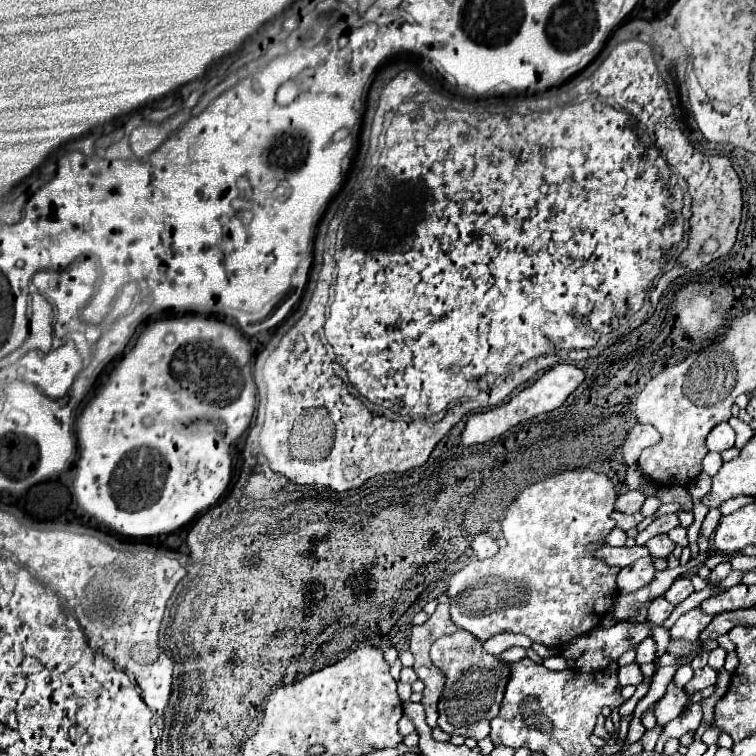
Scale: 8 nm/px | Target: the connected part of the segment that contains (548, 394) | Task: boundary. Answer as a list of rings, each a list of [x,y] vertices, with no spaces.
[[[557,364],[555,368],[547,370],[537,382],[533,382],[529,388],[521,390],[517,396],[513,396],[507,404],[499,406],[499,408],[493,408],[493,410],[487,410],[487,412],[479,412],[479,414],[473,414],[463,430],[463,436],[461,436],[461,444],[465,446],[471,446],[471,444],[483,444],[487,440],[493,440],[501,434],[505,434],[509,428],[529,420],[529,418],[535,418],[537,414],[543,414],[543,412],[551,412],[555,408],[559,408],[567,396],[585,380],[585,372],[581,368],[575,368],[573,364]]]

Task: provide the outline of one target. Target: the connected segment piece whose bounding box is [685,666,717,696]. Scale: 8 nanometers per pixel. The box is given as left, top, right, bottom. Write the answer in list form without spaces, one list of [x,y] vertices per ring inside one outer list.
[[[705,666],[701,670],[695,670],[695,676],[689,680],[685,690],[691,696],[695,690],[705,690],[705,688],[713,686],[715,682],[717,682],[717,672],[711,666]]]

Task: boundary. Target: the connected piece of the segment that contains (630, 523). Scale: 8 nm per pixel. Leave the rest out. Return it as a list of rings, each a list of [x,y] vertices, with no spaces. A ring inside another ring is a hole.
[[[617,512],[617,526],[619,528],[623,528],[623,530],[629,530],[629,528],[635,528],[641,520],[643,520],[643,516],[641,514],[631,514],[631,516],[627,516],[627,514],[621,514],[621,512]]]

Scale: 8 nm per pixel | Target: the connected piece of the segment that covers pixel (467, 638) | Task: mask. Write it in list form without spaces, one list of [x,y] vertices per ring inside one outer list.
[[[467,630],[439,638],[431,648],[433,664],[445,674],[445,688],[439,698],[439,728],[449,736],[487,738],[489,722],[499,714],[499,706],[509,682],[509,664],[483,650],[483,642]]]

